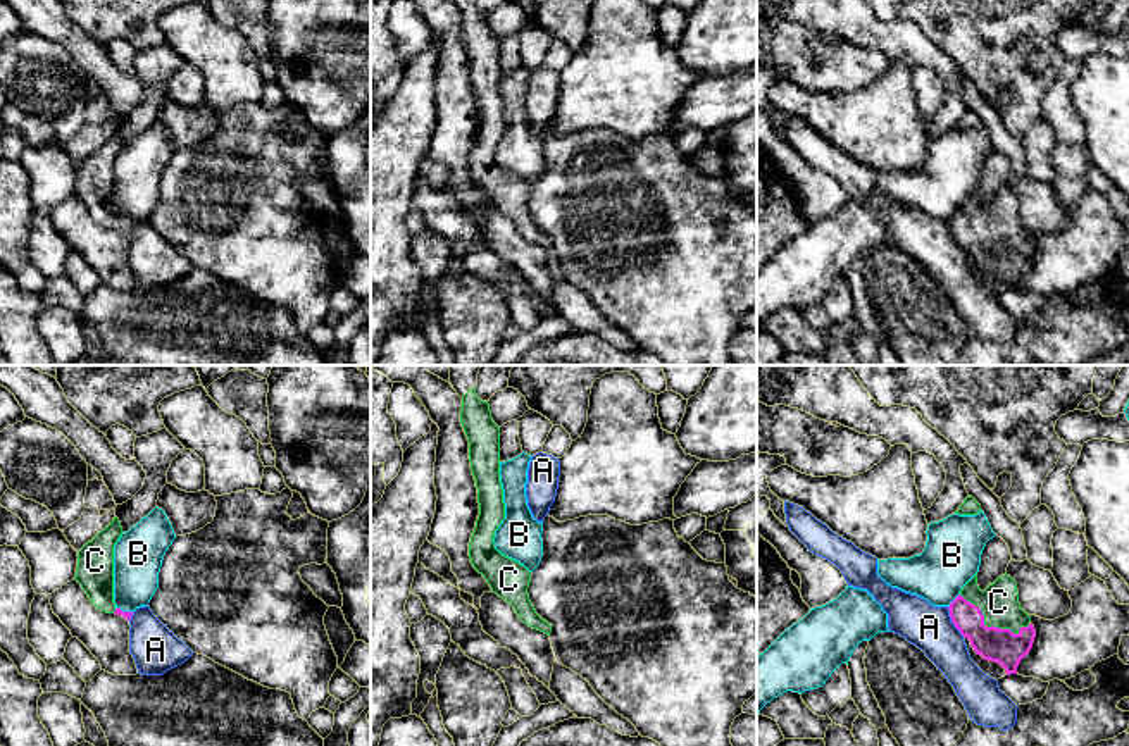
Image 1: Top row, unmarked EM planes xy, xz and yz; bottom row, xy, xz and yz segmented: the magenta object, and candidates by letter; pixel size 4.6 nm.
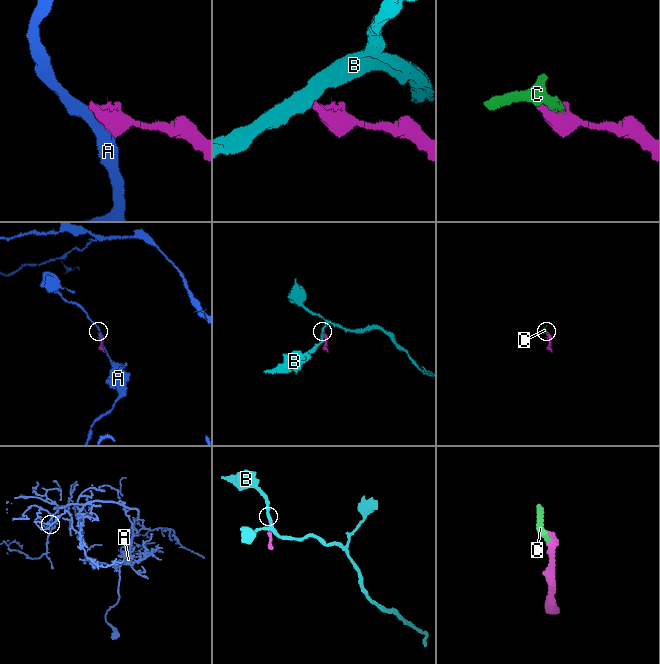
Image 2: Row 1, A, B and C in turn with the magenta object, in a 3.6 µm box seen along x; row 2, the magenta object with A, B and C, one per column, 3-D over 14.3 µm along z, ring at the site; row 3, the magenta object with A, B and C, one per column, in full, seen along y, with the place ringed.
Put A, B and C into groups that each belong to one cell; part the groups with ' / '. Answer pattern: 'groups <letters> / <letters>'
groups A / B / C

